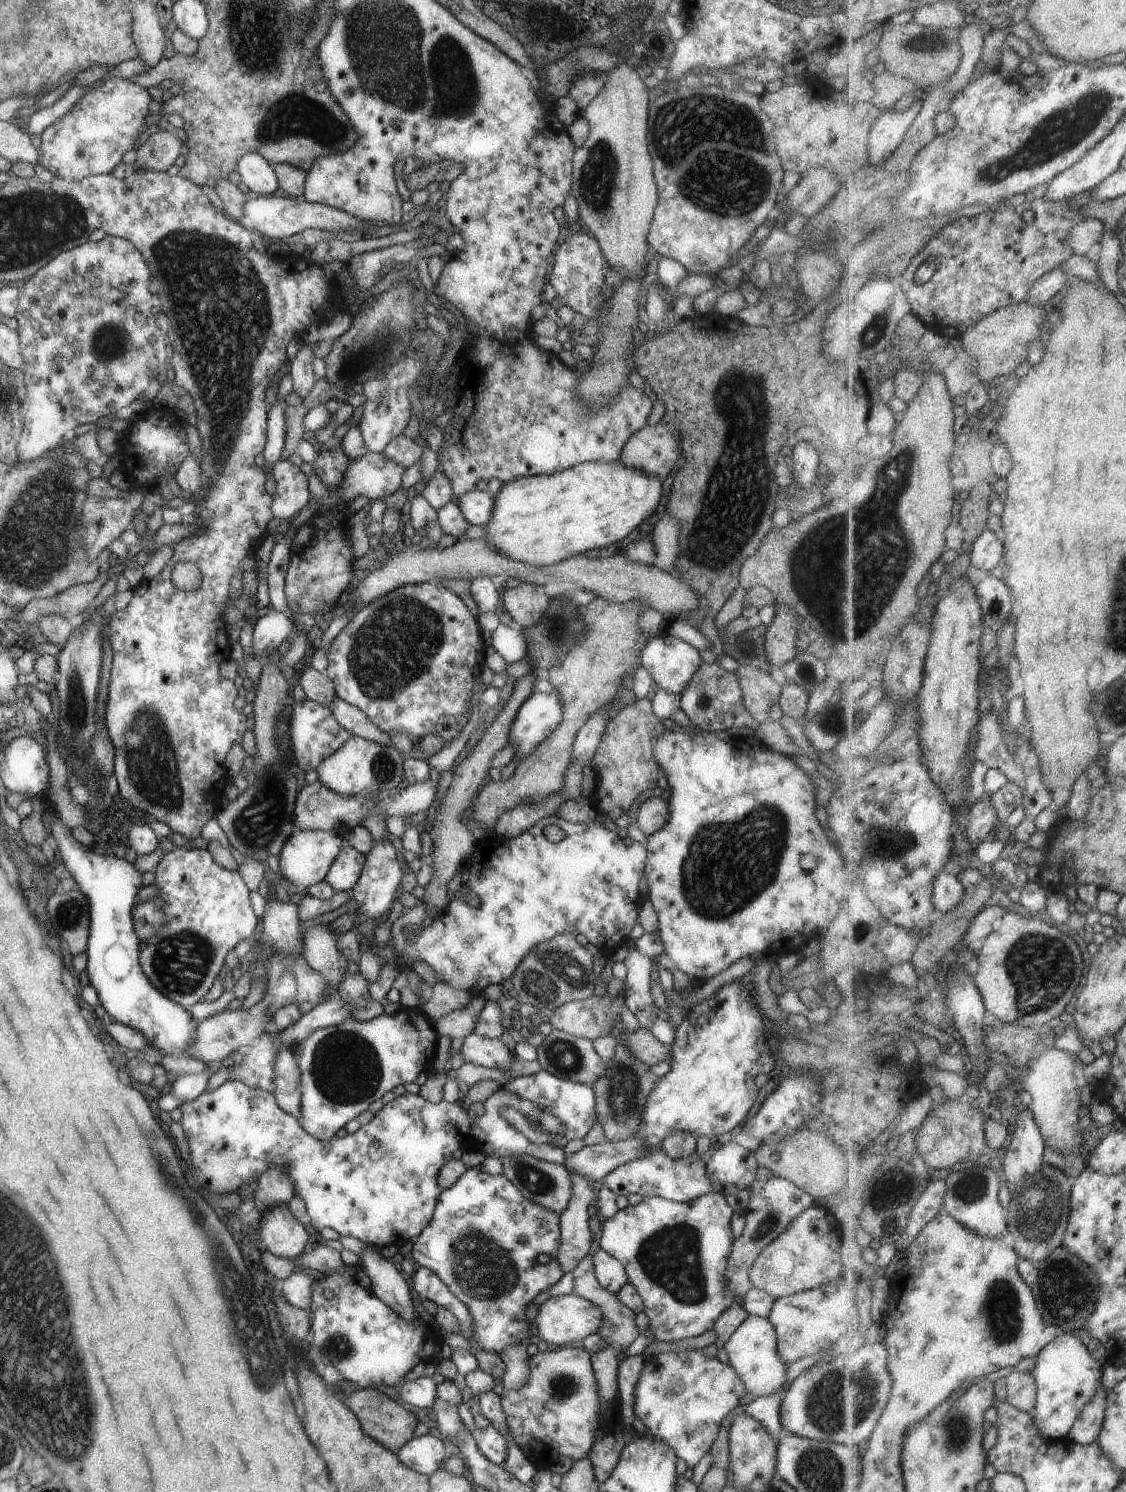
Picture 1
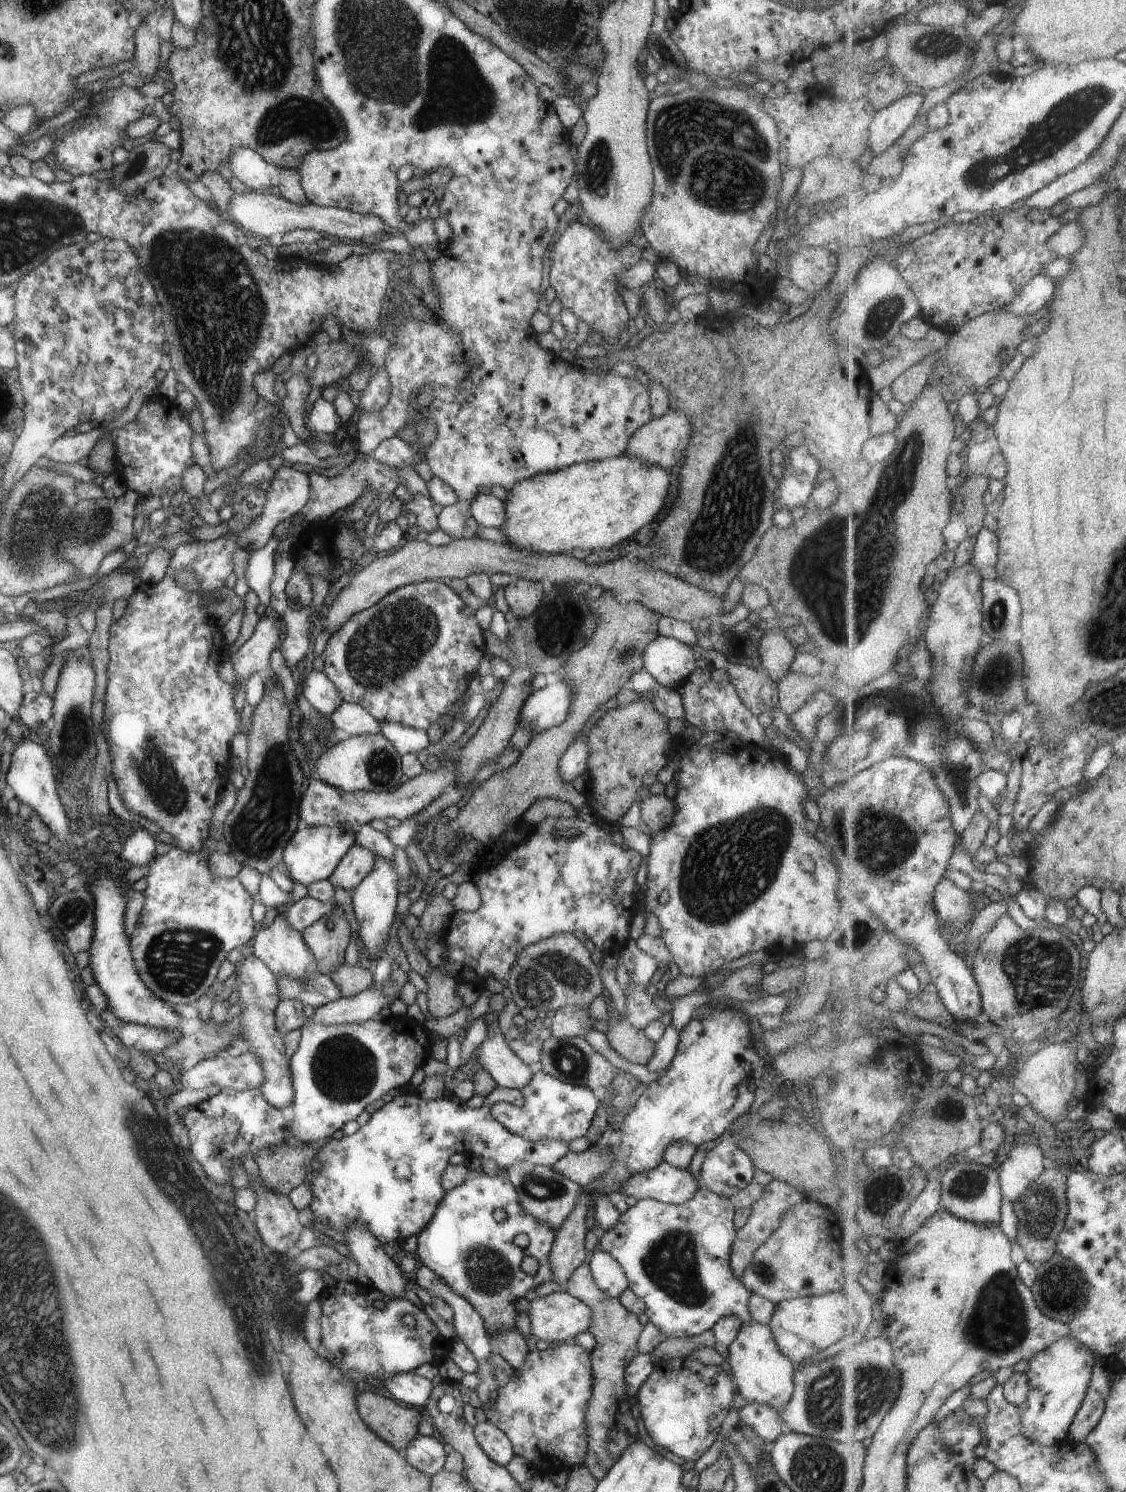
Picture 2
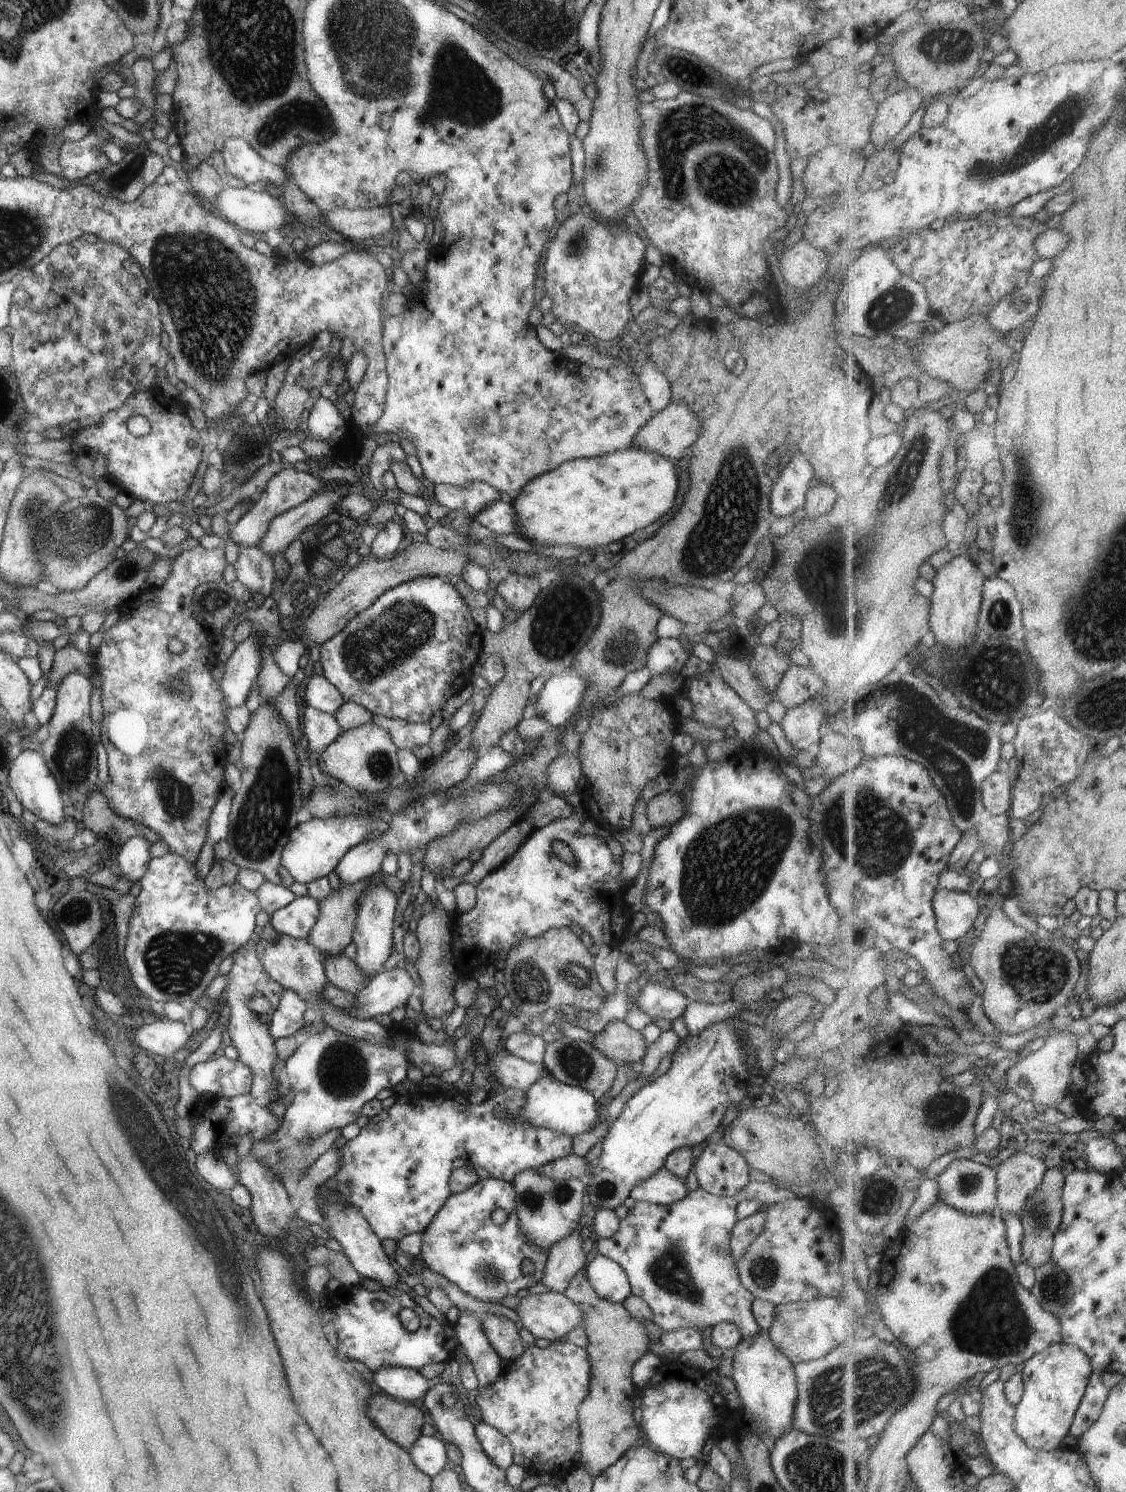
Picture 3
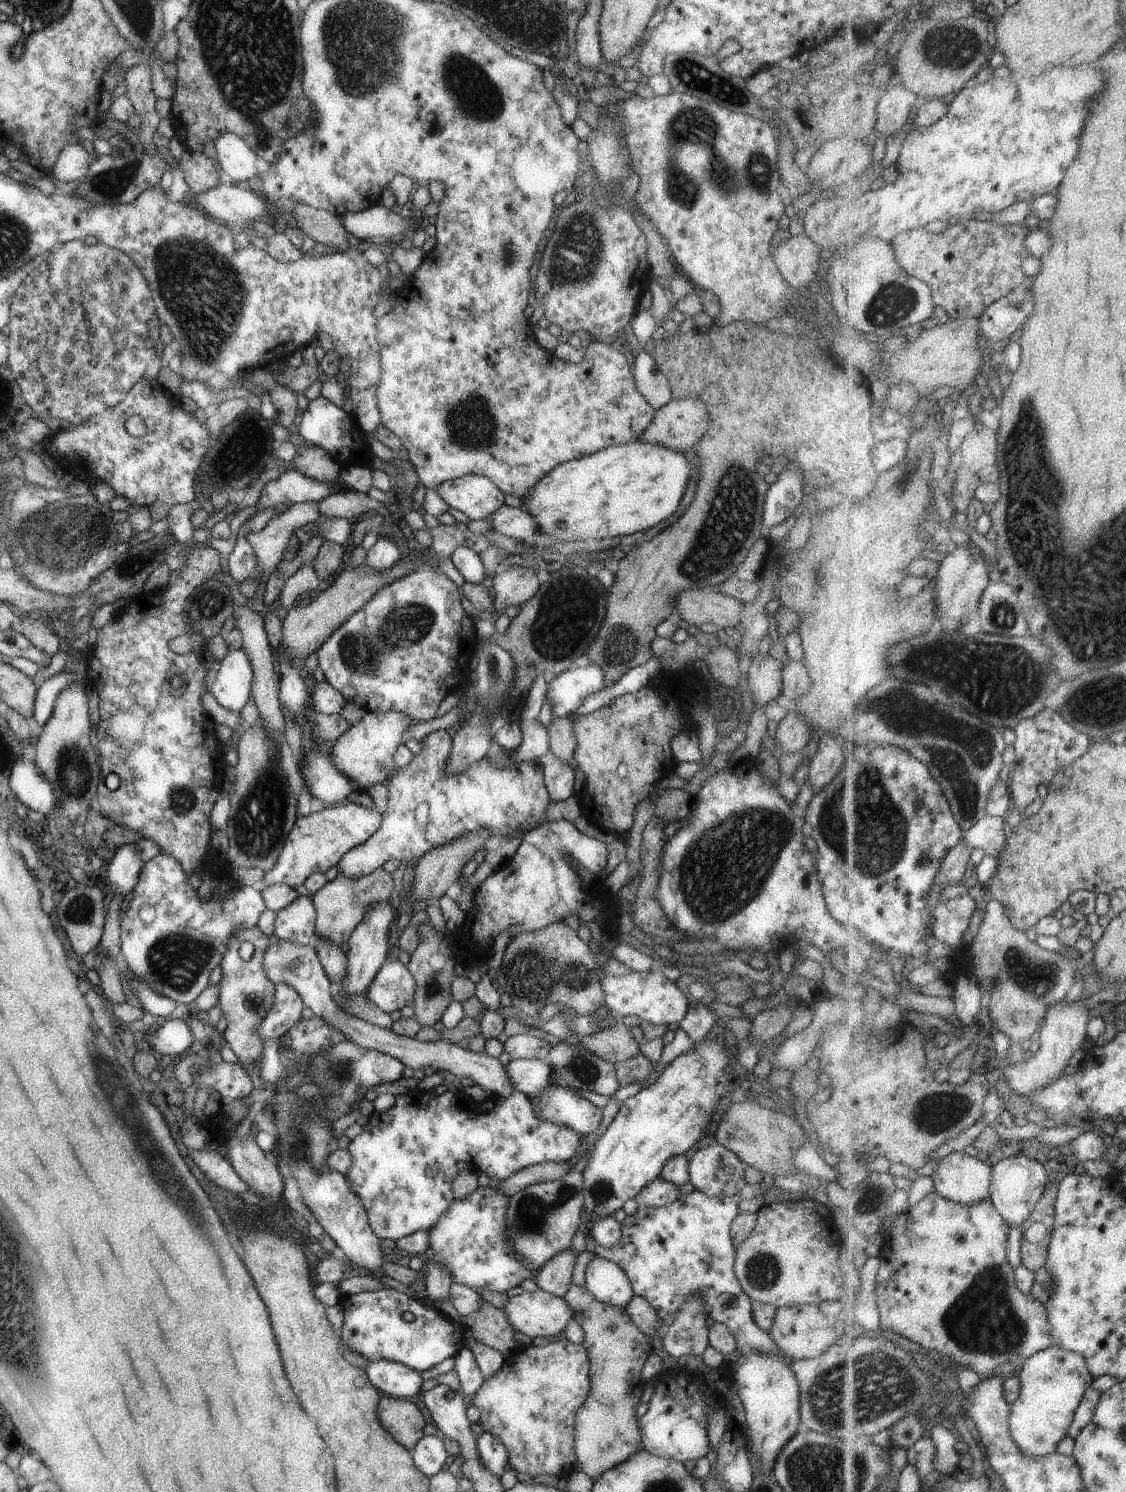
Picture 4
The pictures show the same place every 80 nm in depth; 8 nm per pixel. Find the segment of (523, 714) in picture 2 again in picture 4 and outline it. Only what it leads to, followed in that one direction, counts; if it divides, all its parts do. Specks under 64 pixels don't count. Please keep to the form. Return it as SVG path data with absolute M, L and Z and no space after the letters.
M591 663L583 667L573 665L553 676L546 688L552 716L563 718L573 714L587 695L605 686L602 670Z

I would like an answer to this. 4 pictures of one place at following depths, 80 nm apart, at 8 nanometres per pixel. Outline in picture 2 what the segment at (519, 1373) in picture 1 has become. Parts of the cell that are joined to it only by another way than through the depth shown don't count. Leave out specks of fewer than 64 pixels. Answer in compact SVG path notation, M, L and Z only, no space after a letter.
M513 1326L505 1332L493 1332L490 1335L493 1352L504 1359L511 1369L519 1368L526 1356L526 1340L521 1336L519 1330Z

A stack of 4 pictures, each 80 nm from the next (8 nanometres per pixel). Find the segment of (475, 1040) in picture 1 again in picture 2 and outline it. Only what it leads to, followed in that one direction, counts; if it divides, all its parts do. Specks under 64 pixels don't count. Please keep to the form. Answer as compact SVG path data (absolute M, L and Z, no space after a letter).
M493 1032L473 1052L478 1066L483 1066L496 1086L521 1089L531 1080L531 1070L511 1052L503 1034Z

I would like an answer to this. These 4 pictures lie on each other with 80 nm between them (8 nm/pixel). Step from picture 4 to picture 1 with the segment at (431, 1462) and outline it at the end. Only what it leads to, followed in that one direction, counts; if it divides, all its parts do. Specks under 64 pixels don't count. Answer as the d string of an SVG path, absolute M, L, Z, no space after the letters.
M429 1434L411 1437L395 1454L403 1466L423 1475L435 1472L446 1455L443 1442Z

